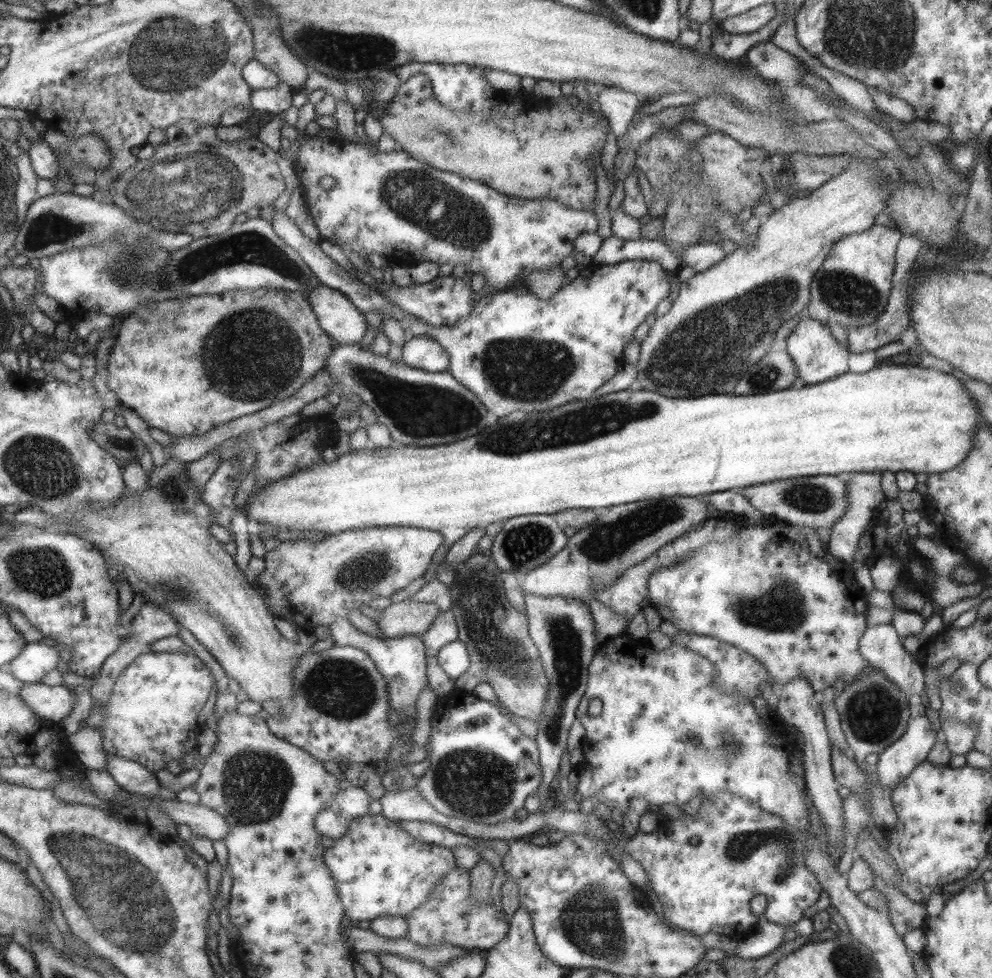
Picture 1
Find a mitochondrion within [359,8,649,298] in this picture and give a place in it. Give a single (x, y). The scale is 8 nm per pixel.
(417, 197)

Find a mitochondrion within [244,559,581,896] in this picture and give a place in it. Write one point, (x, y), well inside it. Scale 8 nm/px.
(480, 784)

